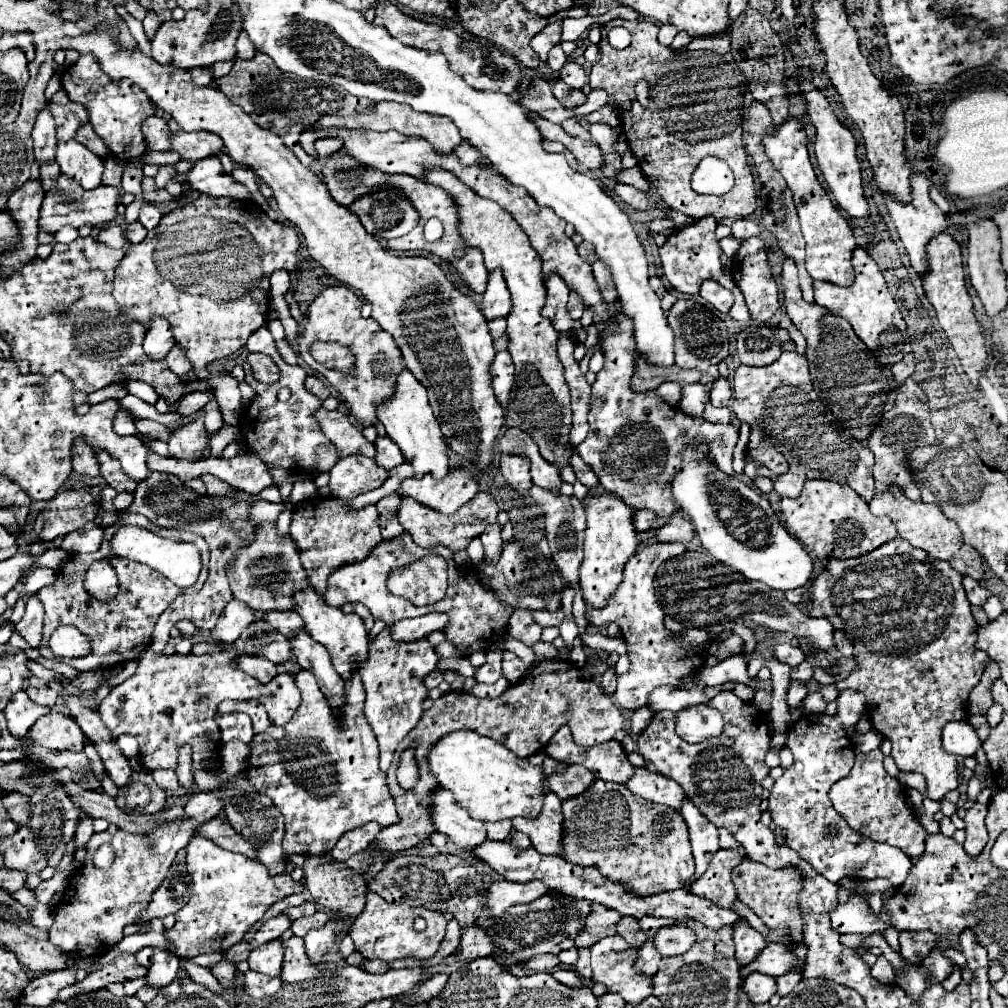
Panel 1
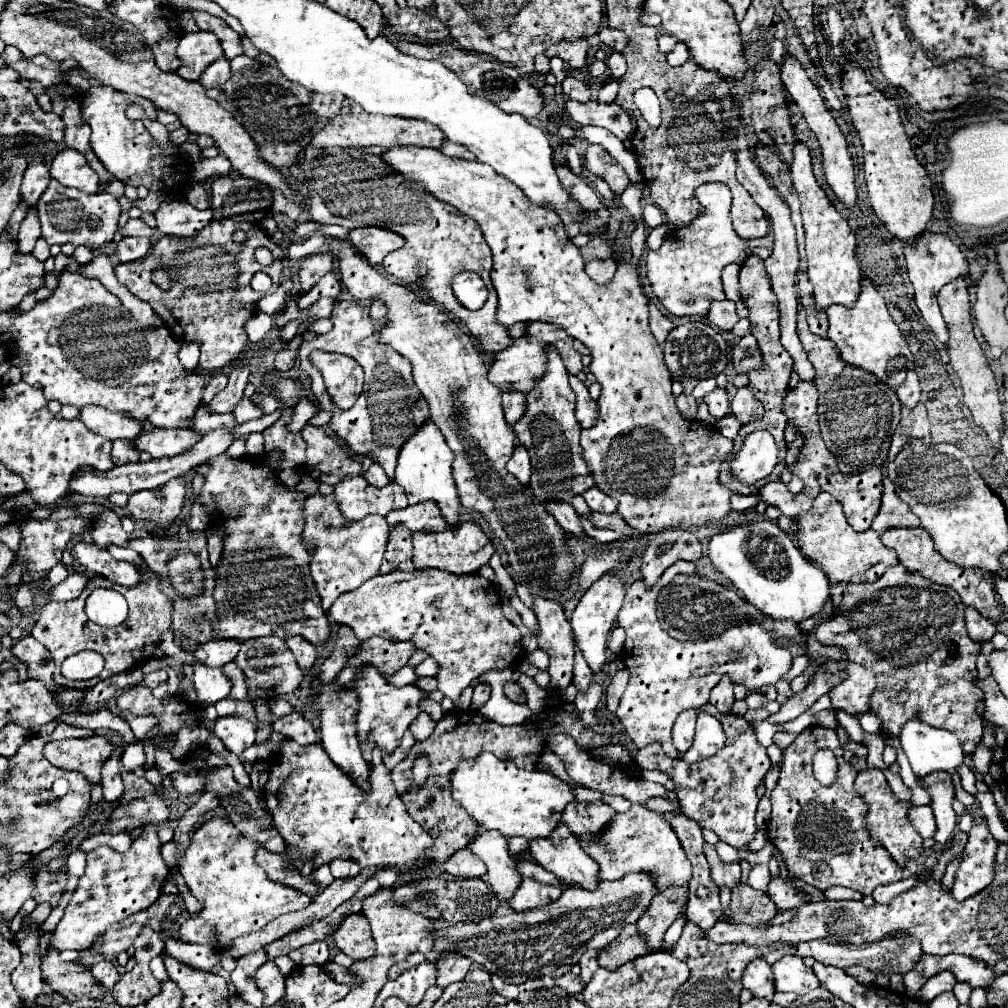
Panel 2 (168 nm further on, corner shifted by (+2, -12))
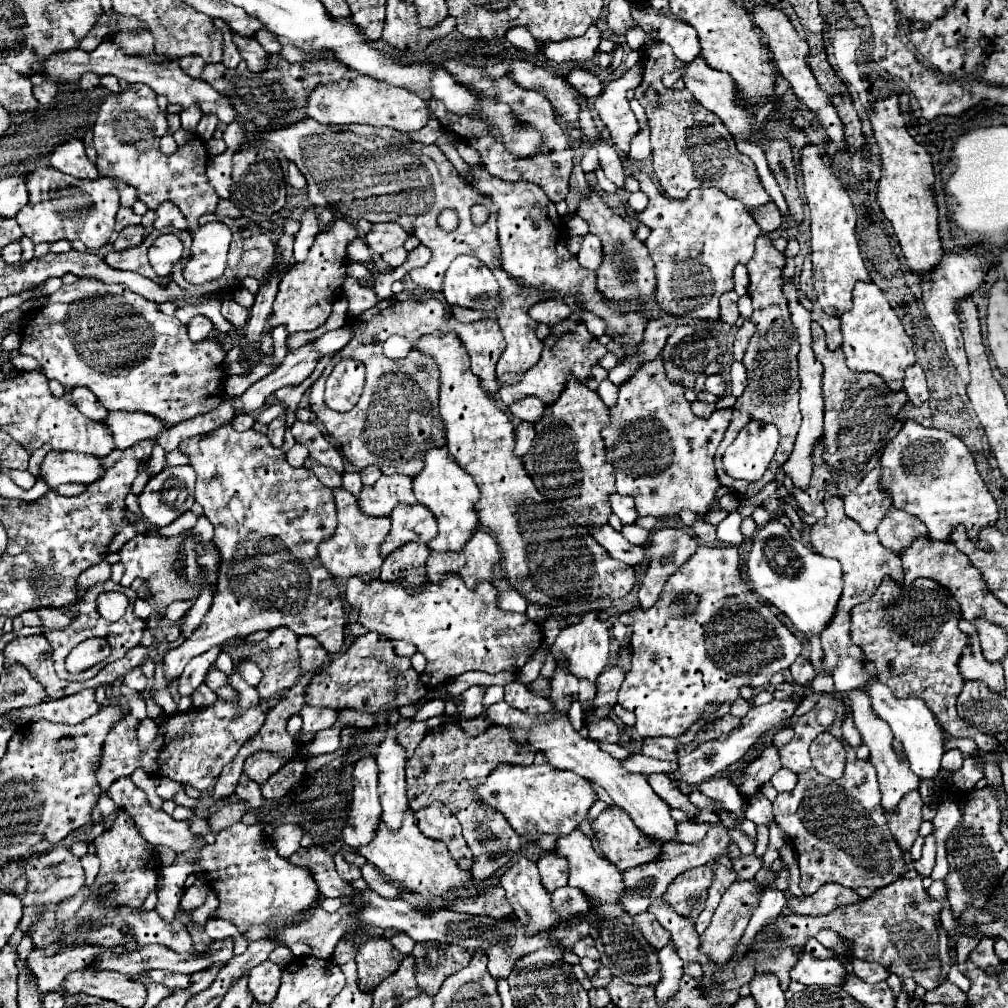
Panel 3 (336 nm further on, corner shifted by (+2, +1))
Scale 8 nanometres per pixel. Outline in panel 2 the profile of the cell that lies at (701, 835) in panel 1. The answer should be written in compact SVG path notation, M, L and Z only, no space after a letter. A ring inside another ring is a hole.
M678 915L678 919L668 927L666 935L664 935L664 947L670 949L678 939L680 939L680 933L682 933L682 927L686 925L686 917L684 915Z

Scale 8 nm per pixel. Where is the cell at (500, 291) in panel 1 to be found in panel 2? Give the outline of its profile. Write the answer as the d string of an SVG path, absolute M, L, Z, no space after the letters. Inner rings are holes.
M390 147L388 151L382 153L382 159L384 163L390 165L390 169L398 171L400 175L404 175L406 179L410 181L416 181L420 183L424 189L428 189L430 195L434 195L436 199L444 201L444 203L450 203L454 205L460 213L464 213L466 217L472 217L482 233L484 233L484 239L486 243L490 245L492 249L492 255L494 255L494 267L492 267L492 285L496 289L496 295L498 295L498 311L496 311L496 321L504 327L510 327L512 323L518 323L518 321L546 321L546 323L556 323L560 325L562 329L566 329L568 335L576 337L578 341L582 341L588 349L590 349L590 355L592 355L592 363L590 363L590 371L594 373L596 381L602 385L602 393L600 393L600 399L598 399L598 421L594 427L590 429L584 429L582 435L580 435L580 445L582 445L582 457L586 459L586 465L590 467L590 473L594 475L594 483L596 487L600 487L602 491L606 491L606 495L610 495L612 499L618 501L618 515L632 527L636 529L638 533L658 533L658 531L666 531L666 529L690 529L690 527L696 527L696 525L704 525L704 523L716 523L720 521L722 517L728 515L730 511L730 495L732 491L720 483L718 475L720 475L720 465L732 455L732 449L734 449L734 443L726 437L722 437L718 433L716 427L712 425L704 425L702 421L694 421L694 419L684 419L680 415L680 411L676 409L676 401L674 401L674 395L670 391L670 385L672 385L672 377L670 377L670 371L666 369L664 365L664 359L662 359L662 349L658 347L654 335L650 333L650 327L648 327L648 307L646 307L646 297L642 295L642 289L640 289L640 283L638 283L638 271L636 271L636 263L642 255L642 249L646 247L646 227L640 223L634 233L630 235L630 249L632 249L632 255L634 259L630 263L620 263L618 265L618 271L614 275L614 279L608 283L608 285L598 285L594 283L586 271L584 271L584 259L578 251L578 247L572 245L570 237L566 235L566 229L564 229L564 223L560 221L560 217L552 211L544 211L536 205L532 205L526 195L522 191L518 191L518 187L514 183L510 183L508 179L496 175L488 165L482 165L482 163L470 163L470 161L464 161L464 159L454 159L454 157L446 157L442 155L438 149L426 149L426 147Z

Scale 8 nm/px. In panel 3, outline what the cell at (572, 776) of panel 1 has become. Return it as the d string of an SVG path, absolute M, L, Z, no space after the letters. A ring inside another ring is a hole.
M612 806L598 816L594 822L594 832L606 858L620 872L652 862L658 858L658 850L662 850L664 844L650 842L650 838L646 838L646 834L642 834L642 830L638 830L630 816L618 806Z

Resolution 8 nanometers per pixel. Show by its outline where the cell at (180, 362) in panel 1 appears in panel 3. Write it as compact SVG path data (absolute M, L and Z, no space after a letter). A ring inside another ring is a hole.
M196 314L188 322L188 334L190 334L190 340L192 342L200 342L200 340L208 338L210 332L212 332L212 322L210 322L210 318L206 318L202 314Z

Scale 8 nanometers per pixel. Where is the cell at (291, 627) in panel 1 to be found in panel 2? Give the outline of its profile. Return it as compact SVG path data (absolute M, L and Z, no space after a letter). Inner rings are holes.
M294 635L294 637L286 639L286 647L294 653L294 657L296 657L302 671L308 671L314 665L316 657L318 657L316 647L312 643L306 643L306 639L302 639L300 635Z

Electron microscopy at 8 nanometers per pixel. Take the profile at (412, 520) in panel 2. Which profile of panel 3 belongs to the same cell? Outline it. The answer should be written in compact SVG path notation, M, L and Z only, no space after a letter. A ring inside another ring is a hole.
M420 504L396 506L390 518L392 518L392 530L380 546L384 558L408 542L428 544L438 534L434 516Z

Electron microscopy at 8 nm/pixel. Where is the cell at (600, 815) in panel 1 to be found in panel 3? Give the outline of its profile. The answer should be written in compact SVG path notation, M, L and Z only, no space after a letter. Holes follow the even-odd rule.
M562 716L558 720L550 720L550 722L538 722L538 724L530 726L528 730L510 728L510 738L516 744L528 746L532 752L546 754L550 766L554 766L558 770L569 770L580 774L583 778L601 786L612 798L613 803L618 808L622 808L634 820L634 824L642 832L646 832L650 838L662 840L662 842L674 840L676 822L670 816L670 806L666 802L662 802L662 798L658 798L658 794L646 782L646 776L626 772L622 768L622 764L616 758L612 758L608 752L600 750L600 746L596 742L592 742L590 738L581 737L566 716Z

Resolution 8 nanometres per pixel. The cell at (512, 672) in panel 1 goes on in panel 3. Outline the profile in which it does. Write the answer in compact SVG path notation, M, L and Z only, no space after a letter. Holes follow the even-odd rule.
M510 682L504 686L506 690L506 696L504 700L520 710L520 712L528 712L528 714L546 714L550 712L550 700L548 698L542 698L542 696L536 696L528 690L528 686L520 684L520 682Z

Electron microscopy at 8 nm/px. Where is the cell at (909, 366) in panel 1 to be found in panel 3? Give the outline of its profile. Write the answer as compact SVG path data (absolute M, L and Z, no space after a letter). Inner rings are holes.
M918 364L910 366L906 370L906 378L904 378L904 392L908 394L910 402L914 406L926 402L930 398L930 392L928 392L928 386L926 386L926 378L924 378L924 372Z

